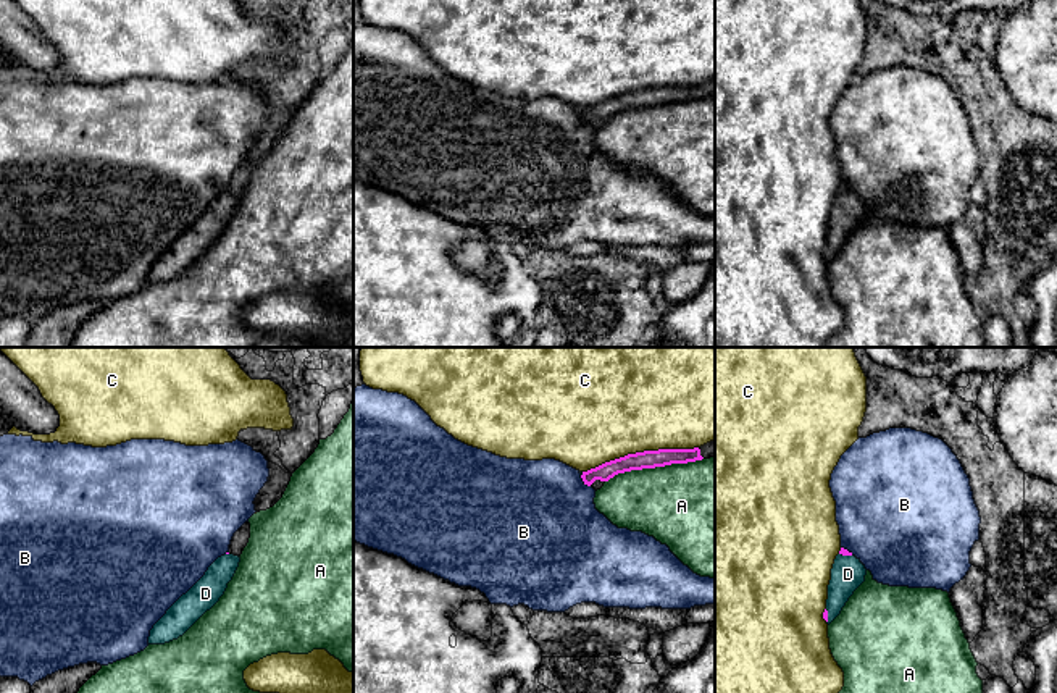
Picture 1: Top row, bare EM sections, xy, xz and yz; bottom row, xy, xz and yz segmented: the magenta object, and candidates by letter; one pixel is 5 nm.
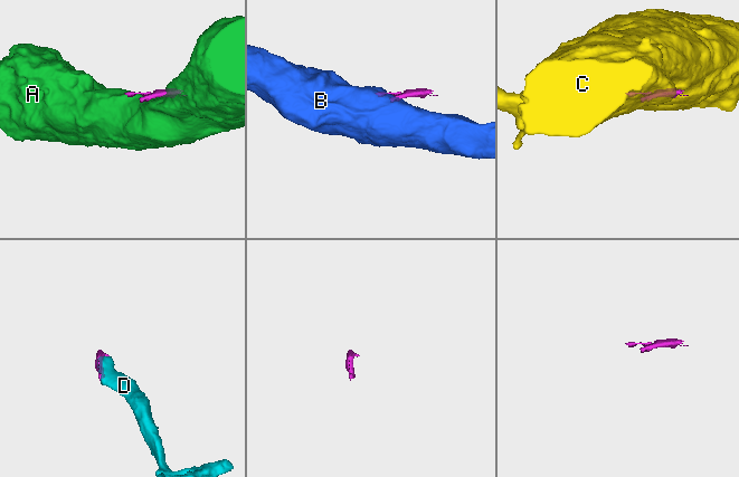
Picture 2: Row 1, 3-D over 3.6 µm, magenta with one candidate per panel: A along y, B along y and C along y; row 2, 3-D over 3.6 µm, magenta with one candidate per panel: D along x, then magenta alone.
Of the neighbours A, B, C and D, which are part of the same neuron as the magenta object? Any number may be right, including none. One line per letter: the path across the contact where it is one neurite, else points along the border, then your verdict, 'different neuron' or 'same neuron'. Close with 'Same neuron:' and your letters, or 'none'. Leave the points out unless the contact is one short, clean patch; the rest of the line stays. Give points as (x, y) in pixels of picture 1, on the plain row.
A: different neuron
B: border along xz (580, 113), (589, 125); different neuron
C: different neuron
D: same neuron
Same neuron: D

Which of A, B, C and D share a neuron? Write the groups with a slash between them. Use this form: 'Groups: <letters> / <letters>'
Groups: A / B / C / D

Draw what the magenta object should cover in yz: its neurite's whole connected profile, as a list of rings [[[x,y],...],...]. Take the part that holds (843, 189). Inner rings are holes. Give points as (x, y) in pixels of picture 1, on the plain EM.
[[[841,186],[831,207],[828,237],[823,257],[829,263],[842,249],[854,229],[865,220],[867,207],[852,191]]]

